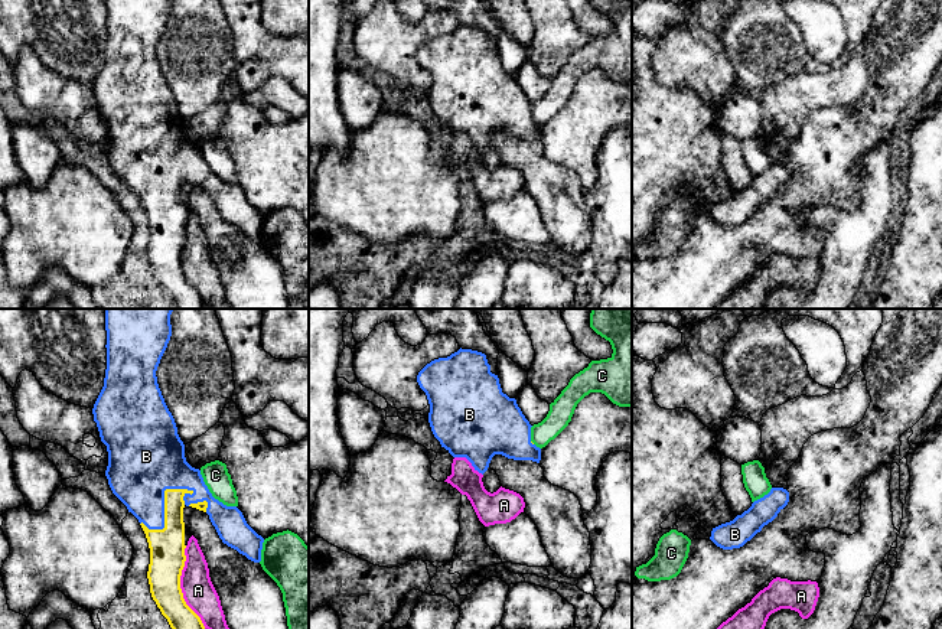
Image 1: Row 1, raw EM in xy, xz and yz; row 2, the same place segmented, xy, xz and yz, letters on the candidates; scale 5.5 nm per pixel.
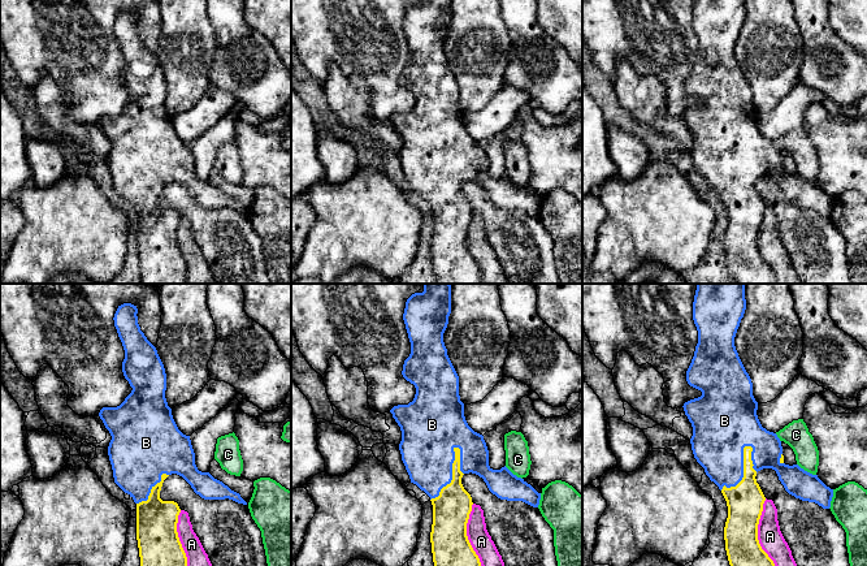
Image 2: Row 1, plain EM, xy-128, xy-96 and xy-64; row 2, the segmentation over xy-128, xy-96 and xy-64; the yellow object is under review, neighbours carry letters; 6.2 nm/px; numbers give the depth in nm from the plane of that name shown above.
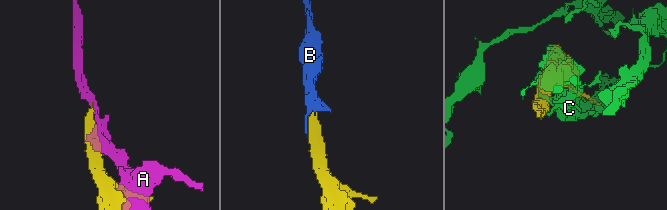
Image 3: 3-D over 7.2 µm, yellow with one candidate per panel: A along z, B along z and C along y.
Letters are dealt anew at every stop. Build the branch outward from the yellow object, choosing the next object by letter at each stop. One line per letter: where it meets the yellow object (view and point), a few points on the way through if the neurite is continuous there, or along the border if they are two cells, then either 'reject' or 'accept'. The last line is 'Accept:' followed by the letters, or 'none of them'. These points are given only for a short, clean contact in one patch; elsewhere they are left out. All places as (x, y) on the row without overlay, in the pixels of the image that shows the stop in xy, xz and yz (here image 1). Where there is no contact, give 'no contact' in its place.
A: meets yellow in xy at (179, 264); reject
B: meets yellow in xy at (165, 183); accept
C: no contact; reject
Accept: B

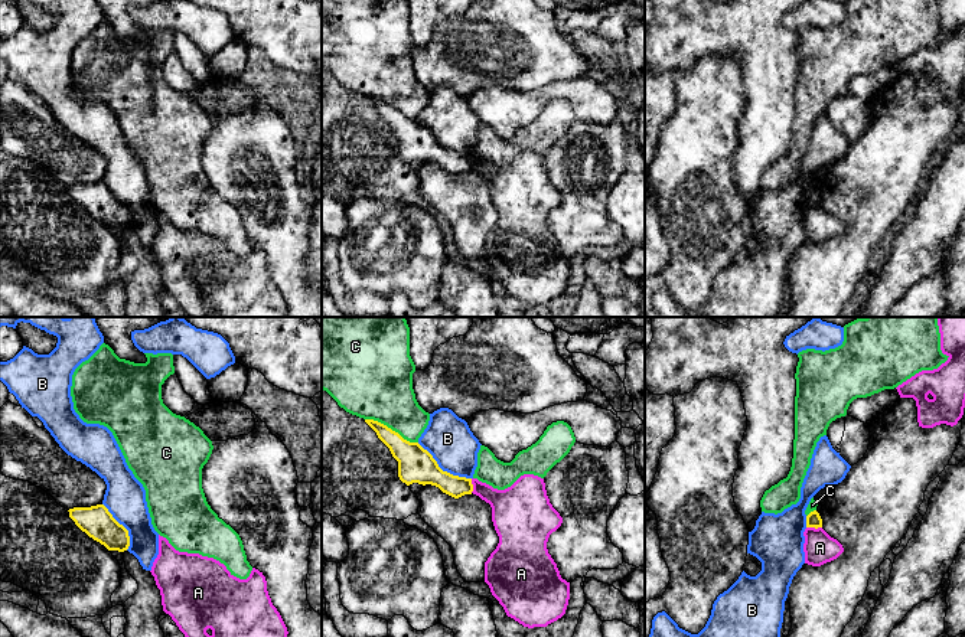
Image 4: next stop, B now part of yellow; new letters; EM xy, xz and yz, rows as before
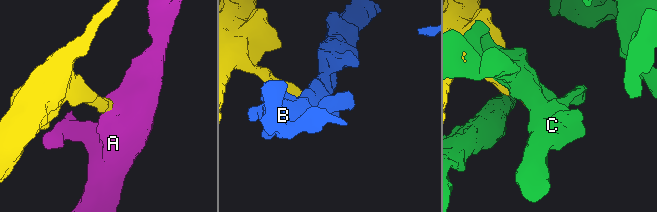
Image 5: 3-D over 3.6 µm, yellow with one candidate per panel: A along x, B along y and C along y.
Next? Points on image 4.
A: meets yellow in yz at (814, 203); border along yz (807, 203), (821, 205); reject
B: meets yellow in xz at (442, 147); reject
C: meets yellow in xz at (390, 105); reject
Accept: none of them

